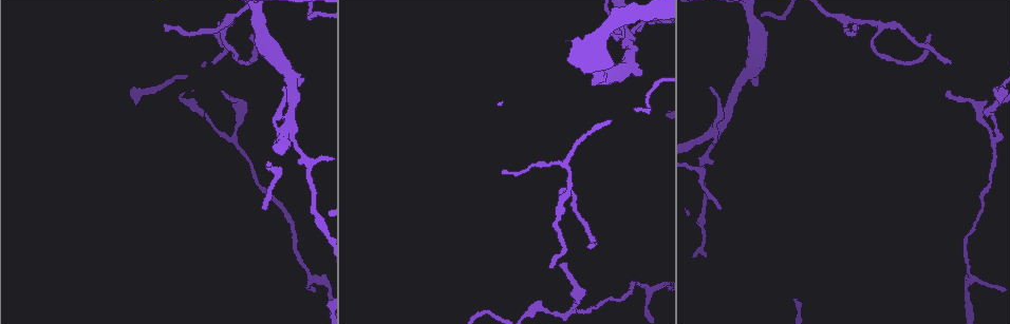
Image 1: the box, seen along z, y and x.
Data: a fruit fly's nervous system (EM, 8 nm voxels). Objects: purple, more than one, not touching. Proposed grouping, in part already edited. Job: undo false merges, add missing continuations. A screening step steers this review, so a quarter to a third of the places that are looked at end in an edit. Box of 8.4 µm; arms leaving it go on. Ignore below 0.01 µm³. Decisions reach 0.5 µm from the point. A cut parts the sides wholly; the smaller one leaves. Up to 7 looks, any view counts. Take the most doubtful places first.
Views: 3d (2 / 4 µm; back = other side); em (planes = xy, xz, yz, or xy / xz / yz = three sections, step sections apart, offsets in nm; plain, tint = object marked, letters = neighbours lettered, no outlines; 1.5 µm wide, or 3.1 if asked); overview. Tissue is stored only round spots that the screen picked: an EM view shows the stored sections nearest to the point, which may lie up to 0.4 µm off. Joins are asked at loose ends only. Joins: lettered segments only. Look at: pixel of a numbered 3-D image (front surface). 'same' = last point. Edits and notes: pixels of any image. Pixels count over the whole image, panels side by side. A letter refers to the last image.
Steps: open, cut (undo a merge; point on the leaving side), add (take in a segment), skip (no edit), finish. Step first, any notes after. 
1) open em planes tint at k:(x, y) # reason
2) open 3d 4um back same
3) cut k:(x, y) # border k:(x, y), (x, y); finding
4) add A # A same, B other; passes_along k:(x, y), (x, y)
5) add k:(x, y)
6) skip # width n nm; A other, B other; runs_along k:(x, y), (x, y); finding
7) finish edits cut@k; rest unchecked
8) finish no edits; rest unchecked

open 3d 4um at 1:(626, 34)

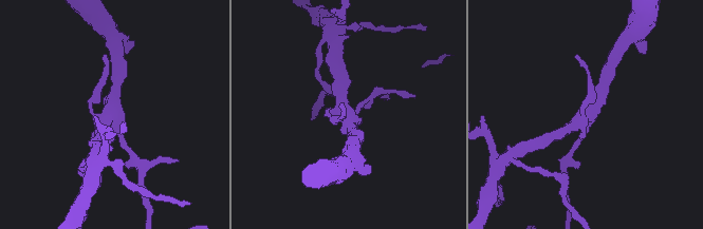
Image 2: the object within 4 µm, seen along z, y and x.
open em xy step 8 tint at 2:(350, 114) # now the EM

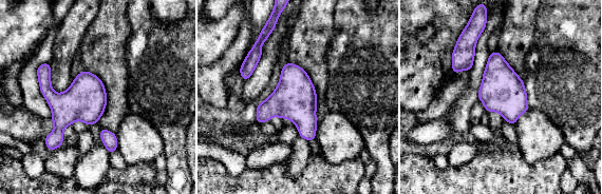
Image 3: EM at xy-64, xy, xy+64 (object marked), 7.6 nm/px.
open em xz step 4 letters same # cut it another way

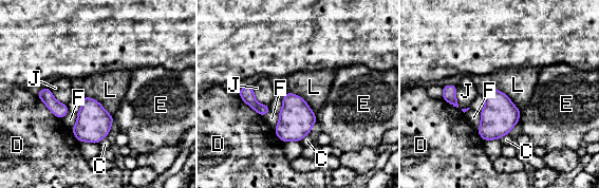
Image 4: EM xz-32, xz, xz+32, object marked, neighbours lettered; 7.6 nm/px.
skip # C other, D other, E other, F other, J other, L other; border 4:(287, 91), (299, 95), (315, 114); one neuron here

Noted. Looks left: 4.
open 3d 2um at 1:(235, 140) # arms part here

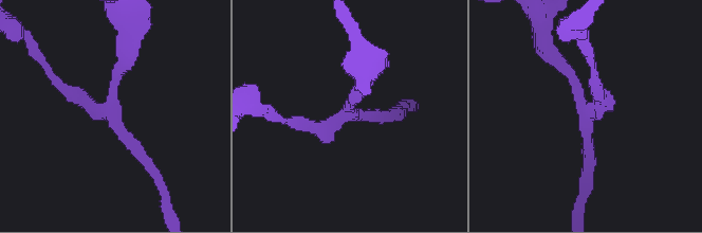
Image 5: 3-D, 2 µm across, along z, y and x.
open em planes plain at 5:(581, 108) # arms 3

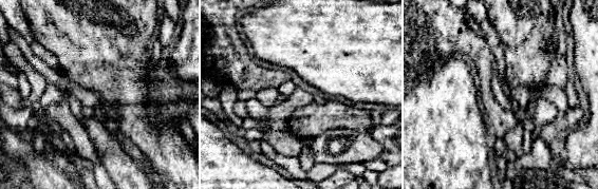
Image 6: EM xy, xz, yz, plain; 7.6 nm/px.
open em planes letters same # what lies round it

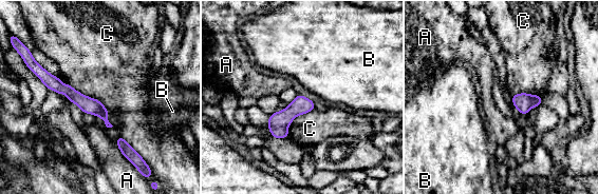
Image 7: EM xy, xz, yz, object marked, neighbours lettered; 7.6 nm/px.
skip # A other, B other, C other; runs_along 7:(42, 77), (67, 89), (105, 117); one neuron here

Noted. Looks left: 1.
open em xy step 4 letters at 1:(306, 273) # a fork

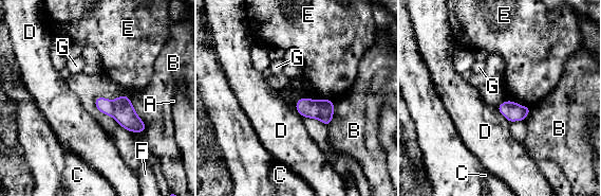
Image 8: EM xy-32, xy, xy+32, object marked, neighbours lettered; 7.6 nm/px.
cut 8:(325, 106) # A other, B other, C other, D other, E other, F other, G other; border 8:(315, 101), (318, 106), (318, 118); two neurons meet here

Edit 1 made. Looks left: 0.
finish edits cut@8; rest unchecked

